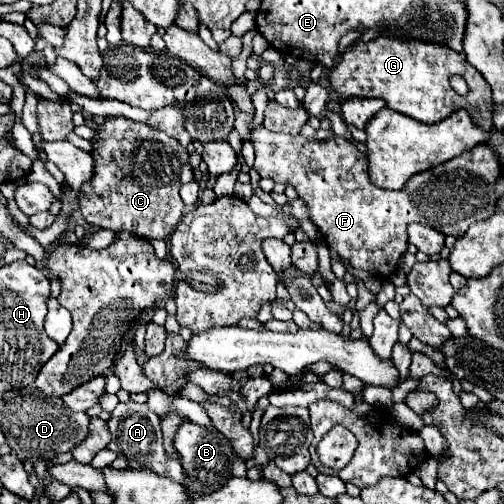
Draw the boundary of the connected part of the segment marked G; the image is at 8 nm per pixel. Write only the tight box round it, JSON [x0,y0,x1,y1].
[330,36,494,132]

